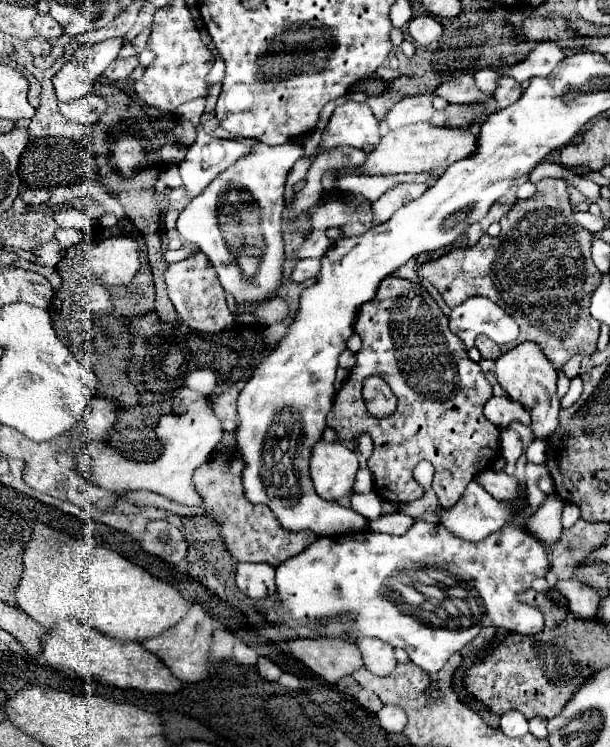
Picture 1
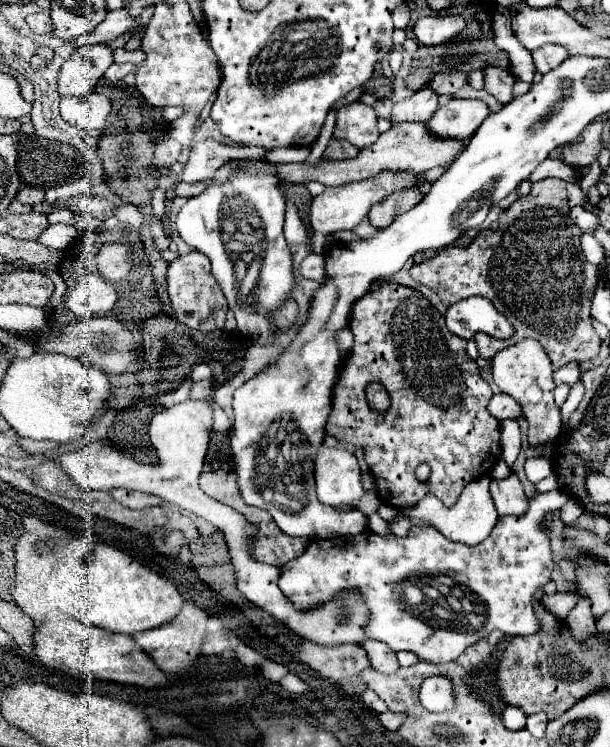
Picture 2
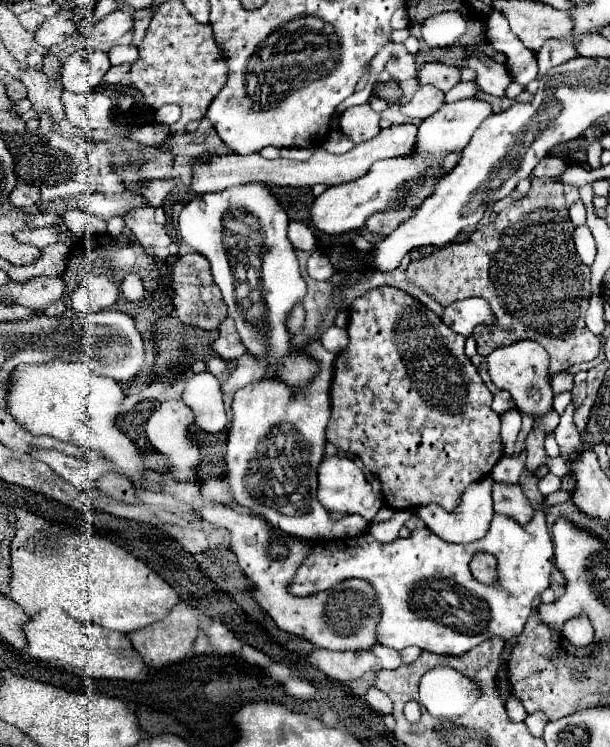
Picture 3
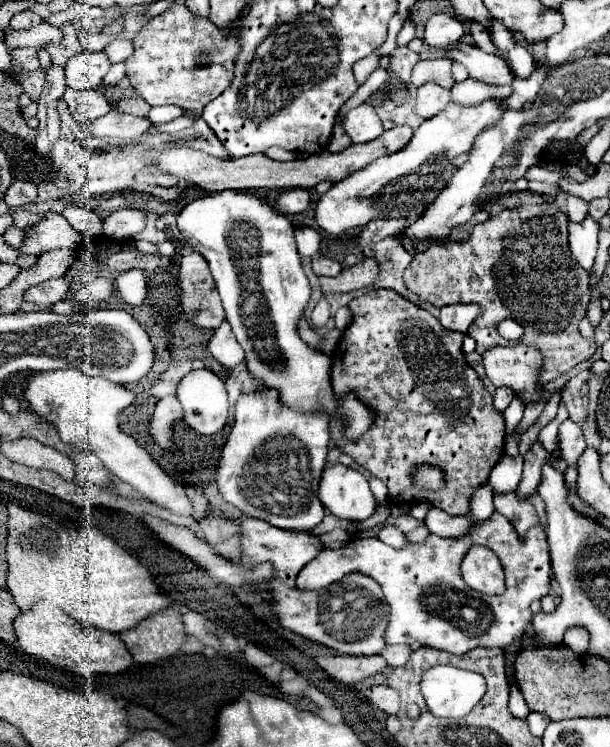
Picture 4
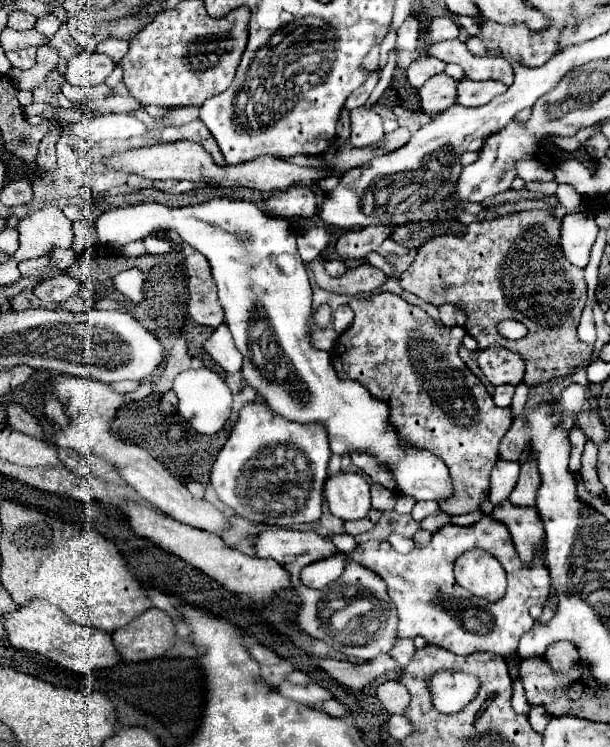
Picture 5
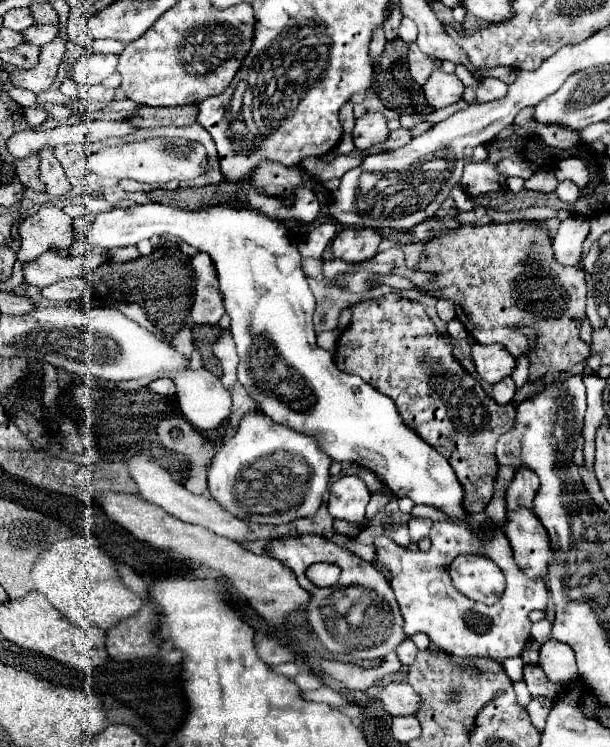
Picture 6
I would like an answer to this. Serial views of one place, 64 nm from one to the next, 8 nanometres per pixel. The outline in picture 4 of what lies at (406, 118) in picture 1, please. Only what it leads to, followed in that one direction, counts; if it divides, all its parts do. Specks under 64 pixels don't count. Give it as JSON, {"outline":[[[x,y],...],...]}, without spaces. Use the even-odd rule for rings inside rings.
{"outline":[[[424,84],[422,88],[418,88],[418,96],[416,96],[416,104],[414,104],[414,112],[422,118],[432,118],[436,116],[446,104],[450,102],[450,90],[446,88],[438,88],[438,84]]]}

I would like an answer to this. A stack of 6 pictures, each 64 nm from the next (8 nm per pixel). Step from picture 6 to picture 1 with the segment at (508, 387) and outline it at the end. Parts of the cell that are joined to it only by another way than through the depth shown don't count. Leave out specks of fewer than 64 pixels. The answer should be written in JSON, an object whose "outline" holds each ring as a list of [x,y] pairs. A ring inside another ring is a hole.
{"outline":[[[492,396],[486,402],[484,416],[498,428],[506,428],[512,420],[520,420],[526,426],[531,424],[531,417],[520,404],[516,404],[510,398],[500,398],[500,396]]]}

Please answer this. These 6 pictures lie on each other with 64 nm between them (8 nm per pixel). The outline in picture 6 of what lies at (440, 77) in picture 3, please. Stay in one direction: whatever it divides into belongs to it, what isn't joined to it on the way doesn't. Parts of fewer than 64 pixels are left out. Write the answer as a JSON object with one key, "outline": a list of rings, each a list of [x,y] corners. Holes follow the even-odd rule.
{"outline":[[[416,44],[410,46],[410,52],[408,52],[408,70],[410,70],[412,80],[414,80],[418,86],[422,86],[422,84],[430,78],[430,74],[432,74],[436,68],[440,68],[440,64],[442,64],[440,60],[432,58],[432,56],[428,56],[428,54],[422,54],[422,52],[416,48]]]}

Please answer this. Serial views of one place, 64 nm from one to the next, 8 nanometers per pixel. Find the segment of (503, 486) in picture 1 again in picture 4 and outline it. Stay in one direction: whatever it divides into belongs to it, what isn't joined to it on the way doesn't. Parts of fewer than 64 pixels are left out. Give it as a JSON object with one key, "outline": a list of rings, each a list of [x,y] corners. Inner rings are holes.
{"outline":[[[516,492],[496,494],[494,508],[498,514],[506,516],[514,524],[514,528],[520,536],[524,536],[526,530],[532,528],[532,524],[538,524],[538,514],[536,514],[534,506],[528,500],[518,498]]]}

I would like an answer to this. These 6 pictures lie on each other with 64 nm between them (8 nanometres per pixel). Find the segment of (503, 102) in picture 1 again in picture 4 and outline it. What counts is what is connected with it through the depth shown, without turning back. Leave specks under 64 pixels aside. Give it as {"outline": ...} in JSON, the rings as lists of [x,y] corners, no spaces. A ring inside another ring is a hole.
{"outline":[[[452,44],[450,50],[452,62],[460,62],[468,68],[470,78],[484,82],[484,84],[492,84],[492,86],[504,86],[504,84],[512,84],[514,76],[508,68],[508,62],[494,56],[494,54],[486,54],[476,46],[470,44]]]}

